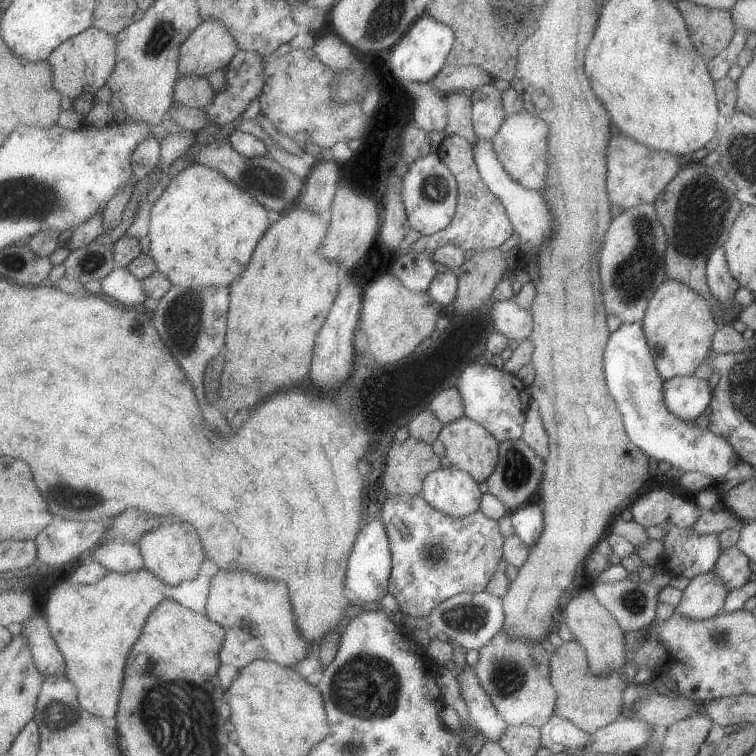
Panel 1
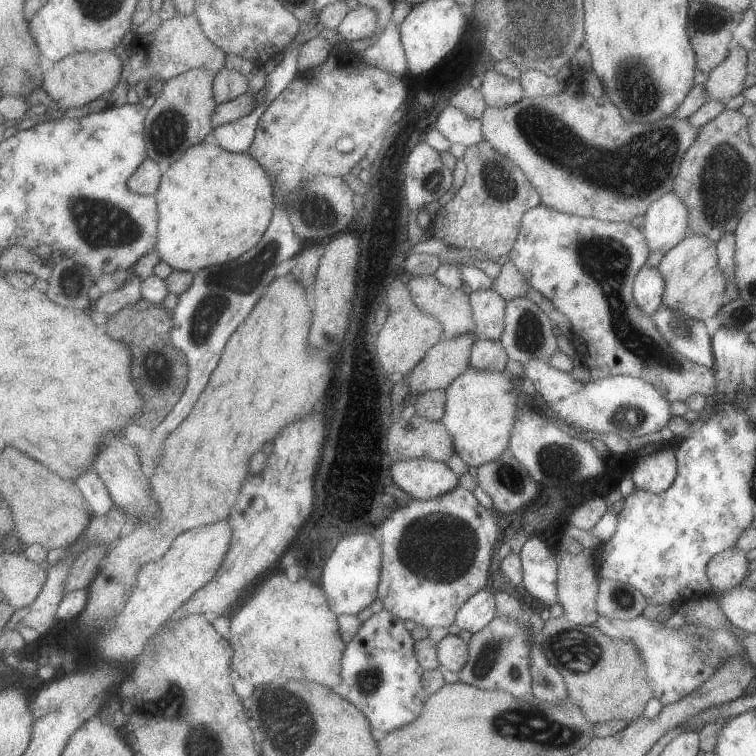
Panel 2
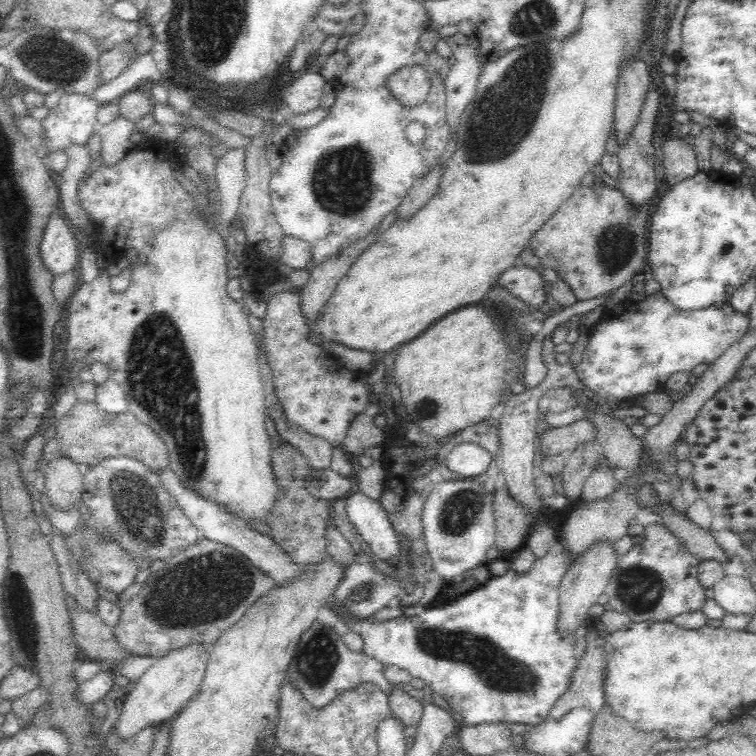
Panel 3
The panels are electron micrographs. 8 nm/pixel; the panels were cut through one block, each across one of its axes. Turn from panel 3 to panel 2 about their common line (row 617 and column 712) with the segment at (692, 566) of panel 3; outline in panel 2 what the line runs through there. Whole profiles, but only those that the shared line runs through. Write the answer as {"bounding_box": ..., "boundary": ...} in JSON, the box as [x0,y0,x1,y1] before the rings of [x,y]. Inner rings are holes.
{"bounding_box":[593,616,747,706],"boundary":[[[597,616],[593,626],[613,639],[631,642],[645,664],[647,684],[653,690],[653,697],[667,706],[677,702],[679,698],[691,694],[699,688],[717,668],[719,664],[727,662],[733,656],[739,656],[747,650],[737,642],[737,638],[727,630],[713,630],[701,624],[683,622],[679,628],[667,628],[665,616],[649,619],[645,616],[636,616],[629,620],[608,619]]]}

